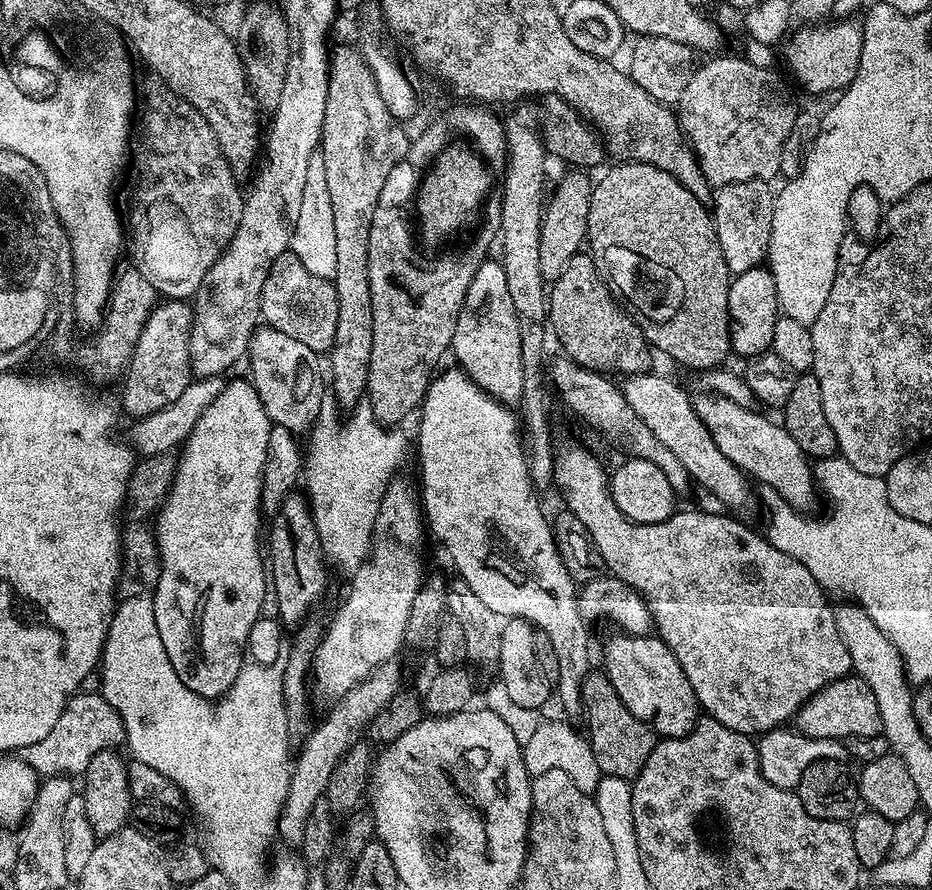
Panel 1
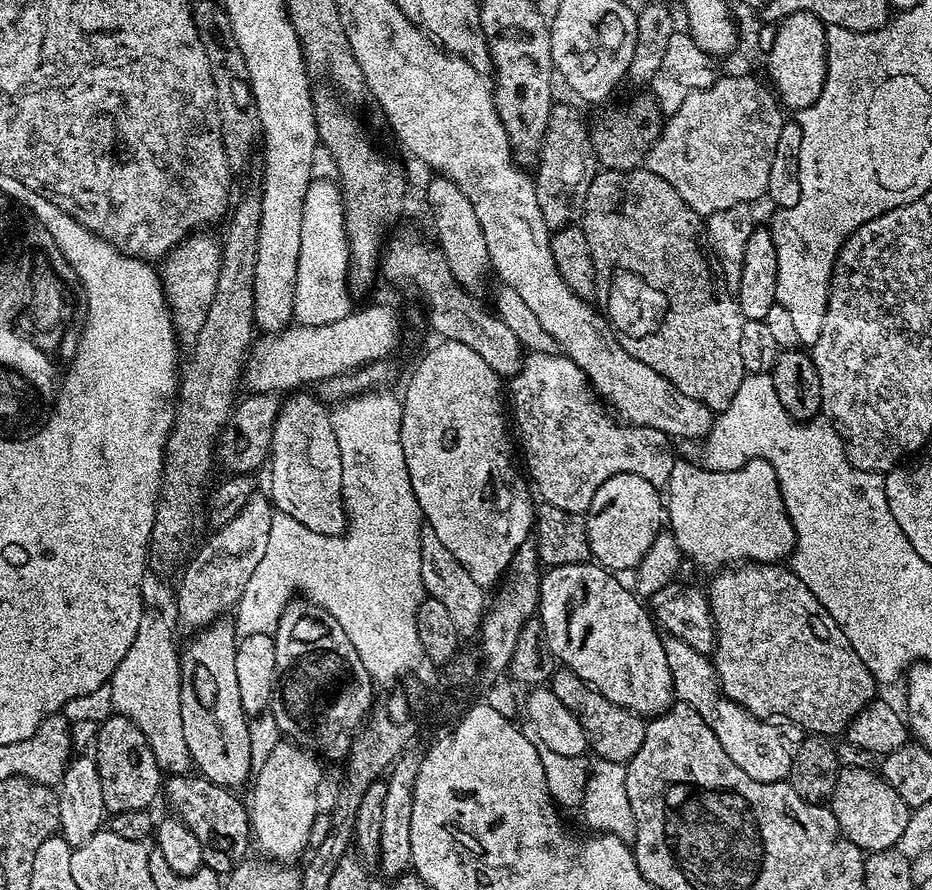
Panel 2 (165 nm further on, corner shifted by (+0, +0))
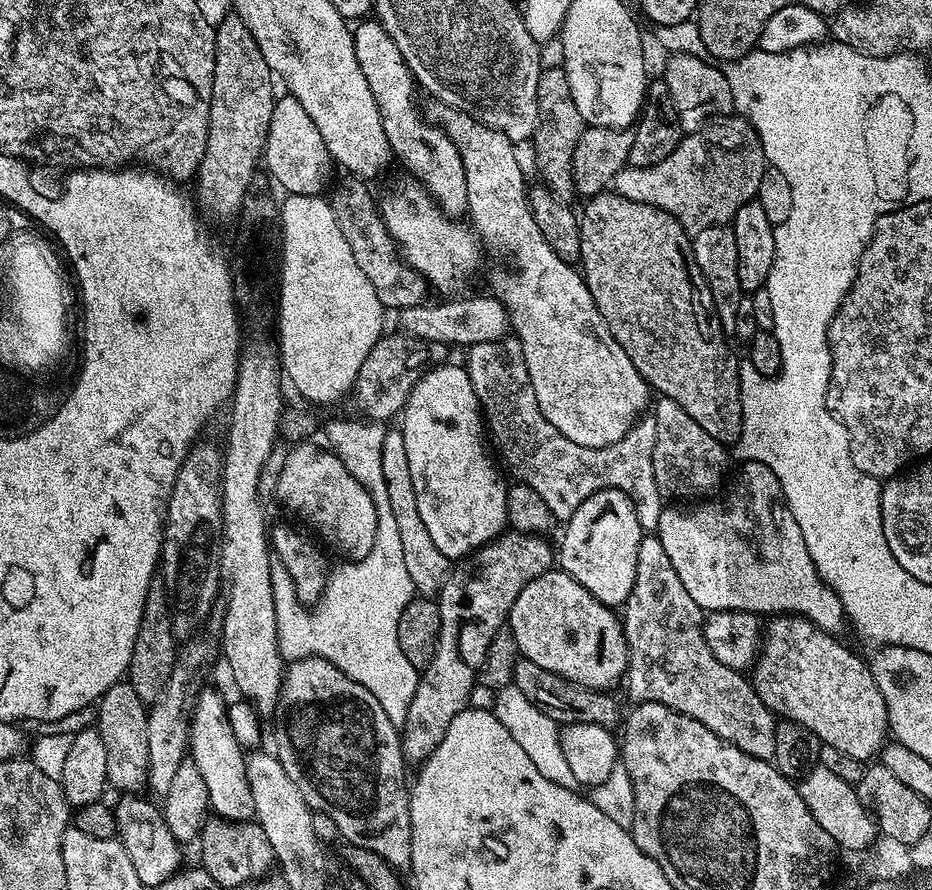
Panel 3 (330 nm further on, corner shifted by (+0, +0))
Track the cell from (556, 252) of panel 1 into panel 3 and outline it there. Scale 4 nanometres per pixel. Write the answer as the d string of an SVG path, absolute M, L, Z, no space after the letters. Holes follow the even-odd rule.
M541 67L538 74L538 122L530 141L532 152L536 155L536 168L540 171L543 187L549 188L559 200L571 201L574 196L572 187L572 159L574 146L585 130L582 114L570 98L570 82L566 82L563 67Z

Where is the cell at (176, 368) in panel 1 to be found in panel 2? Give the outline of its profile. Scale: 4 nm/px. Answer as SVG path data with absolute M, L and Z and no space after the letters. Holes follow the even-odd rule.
M196 230L191 234L185 235L184 239L181 240L179 246L173 248L171 252L168 253L167 256L163 257L162 265L164 264L164 268L161 267L159 269L160 273L160 281L164 285L164 303L167 304L169 312L172 314L172 324L176 328L176 338L177 341L181 345L190 346L194 341L198 338L198 333L202 330L202 326L206 323L206 313L210 311L210 302L214 302L214 290L218 290L218 270L220 269L220 250L222 247L221 241L219 239L216 240L212 236L207 236L207 231L204 230Z

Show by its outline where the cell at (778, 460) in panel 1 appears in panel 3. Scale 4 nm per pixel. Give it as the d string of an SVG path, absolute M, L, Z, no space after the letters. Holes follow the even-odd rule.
M437 103L435 107L435 123L443 128L450 142L458 146L458 154L462 154L462 170L466 170L467 219L487 247L489 244L494 251L505 252L512 263L512 273L497 278L494 295L504 303L511 331L522 346L528 381L532 384L541 414L548 419L550 426L570 438L570 442L587 448L608 448L629 432L638 417L647 413L644 412L647 408L649 411L648 384L638 374L634 362L630 362L630 354L626 354L626 350L622 350L622 346L618 346L618 342L610 334L602 314L598 314L598 306L583 275L573 265L558 258L558 254L550 250L550 242L542 238L538 224L530 214L529 187L524 184L524 172L520 169L520 160L516 157L515 150L512 149L515 148L513 141L498 130L486 126L481 120L469 116L467 112L441 103Z

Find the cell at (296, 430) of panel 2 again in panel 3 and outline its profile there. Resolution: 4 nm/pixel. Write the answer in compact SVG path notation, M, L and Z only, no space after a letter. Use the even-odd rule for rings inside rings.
M297 443L296 449L285 455L275 499L280 499L286 511L305 520L338 555L344 556L340 558L348 562L366 558L378 530L378 514L370 494L331 450L308 443Z

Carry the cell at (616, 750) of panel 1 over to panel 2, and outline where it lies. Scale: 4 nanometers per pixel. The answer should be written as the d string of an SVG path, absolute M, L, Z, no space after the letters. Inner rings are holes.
M563 666L557 667L553 672L550 687L554 698L558 698L558 702L562 702L562 706L566 706L566 710L570 710L570 714L574 714L578 722L582 722L582 730L586 730L588 746L591 755L594 754L593 757L627 764L630 758L634 758L634 754L638 754L644 737L645 721L636 713L610 702L610 698L606 698L601 692L580 680L578 674Z

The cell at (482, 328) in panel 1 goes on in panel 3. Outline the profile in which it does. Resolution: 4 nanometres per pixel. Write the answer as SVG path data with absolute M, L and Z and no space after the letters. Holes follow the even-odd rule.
M364 18L355 25L352 42L354 44L354 54L358 56L358 66L362 70L362 75L366 77L366 82L370 84L370 94L374 96L374 102L378 104L378 114L382 120L382 130L386 130L386 142L390 142L392 155L397 161L408 167L407 172L411 179L420 183L432 196L432 201L440 207L447 216L460 218L468 211L468 199L466 198L466 170L462 170L462 154L458 154L458 146L450 142L450 138L445 134L439 124L428 120L420 113L420 108L416 105L416 92L418 85L412 78L412 71L406 66L398 46L394 46L394 38L386 34L386 30L375 18Z

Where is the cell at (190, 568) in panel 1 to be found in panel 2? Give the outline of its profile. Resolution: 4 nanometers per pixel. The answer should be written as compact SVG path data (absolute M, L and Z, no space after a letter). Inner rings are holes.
M221 618L215 620L207 628L201 628L195 633L196 636L188 645L183 645L180 652L180 709L182 710L182 734L186 734L186 750L188 751L191 763L194 765L195 771L199 775L205 776L210 782L214 782L223 788L230 788L233 790L239 789L239 784L247 785L250 777L254 772L254 765L252 762L252 751L250 750L250 720L242 708L242 701L238 694L237 670L234 666L236 645L238 637L236 634L236 625L231 619Z

